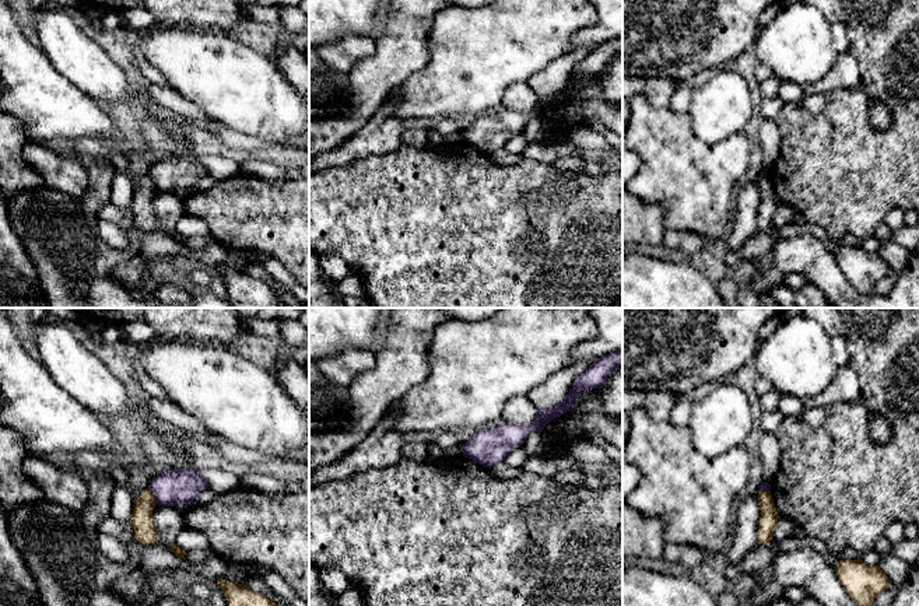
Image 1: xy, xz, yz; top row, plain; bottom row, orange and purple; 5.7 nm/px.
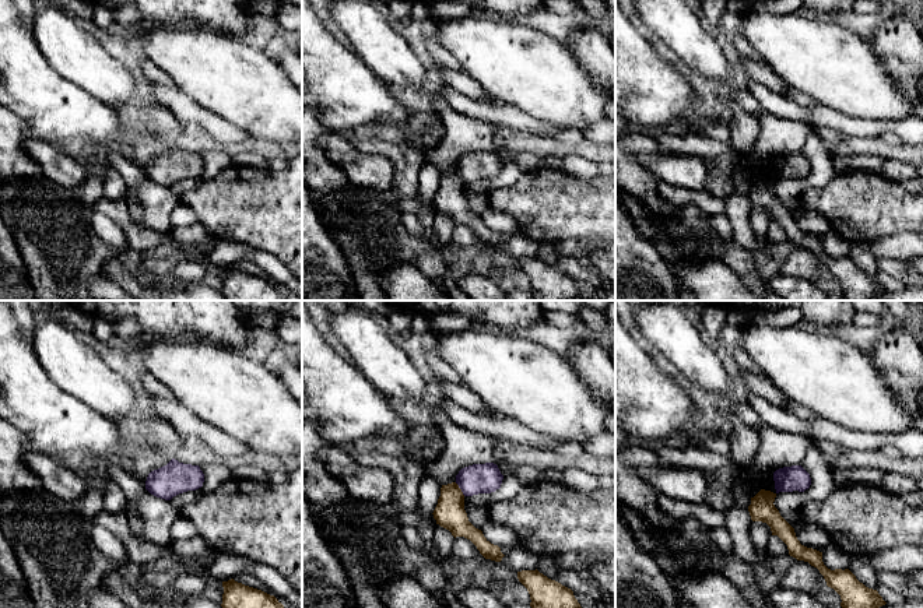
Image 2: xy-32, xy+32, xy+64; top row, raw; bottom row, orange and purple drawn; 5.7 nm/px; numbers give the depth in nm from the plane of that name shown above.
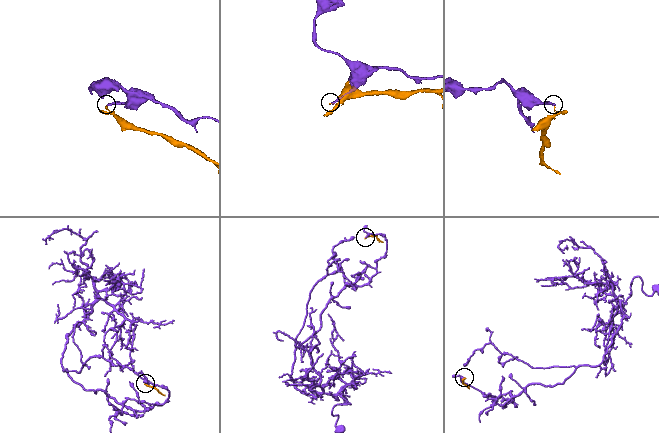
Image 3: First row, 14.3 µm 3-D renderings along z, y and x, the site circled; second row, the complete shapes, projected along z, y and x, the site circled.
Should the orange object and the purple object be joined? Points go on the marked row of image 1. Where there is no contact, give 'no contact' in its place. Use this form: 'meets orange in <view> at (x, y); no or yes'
meets orange in xy at (153, 496); no

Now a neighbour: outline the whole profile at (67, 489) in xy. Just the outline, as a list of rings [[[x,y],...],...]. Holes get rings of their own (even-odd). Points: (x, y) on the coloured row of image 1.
[[[32,453],[24,459],[24,473],[43,490],[45,500],[73,511],[87,507],[90,488],[80,474]]]

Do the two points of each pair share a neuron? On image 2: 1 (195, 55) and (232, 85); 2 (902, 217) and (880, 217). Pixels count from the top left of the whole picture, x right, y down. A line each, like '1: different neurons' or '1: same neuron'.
1: same neuron
2: same neuron

